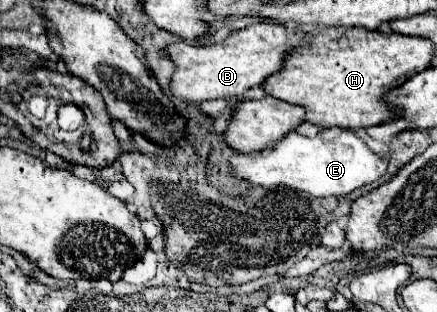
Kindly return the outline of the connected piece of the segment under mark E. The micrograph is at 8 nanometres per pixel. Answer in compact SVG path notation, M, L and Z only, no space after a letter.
M344 131L334 141L316 137L302 137L288 133L270 147L256 153L236 153L230 159L230 175L260 187L288 187L310 197L342 197L354 189L380 179L386 173L388 161L372 153L354 133Z

